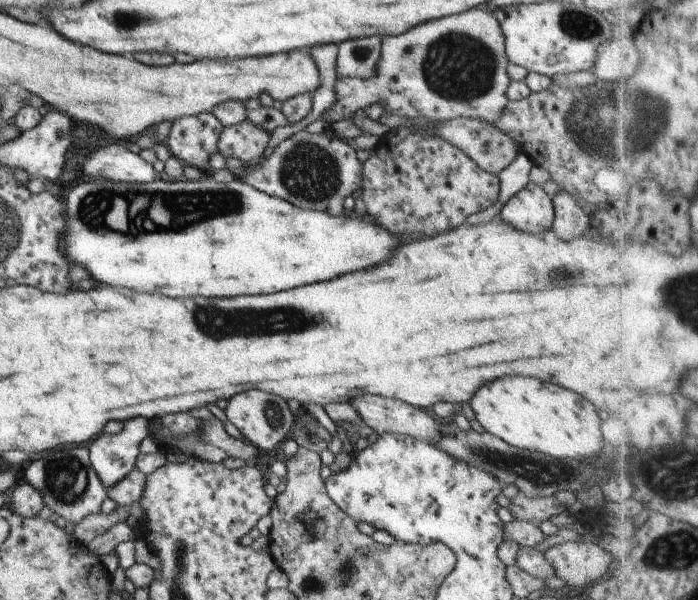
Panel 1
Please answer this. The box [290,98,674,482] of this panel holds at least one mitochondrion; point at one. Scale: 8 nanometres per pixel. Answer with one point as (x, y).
(563, 274)

